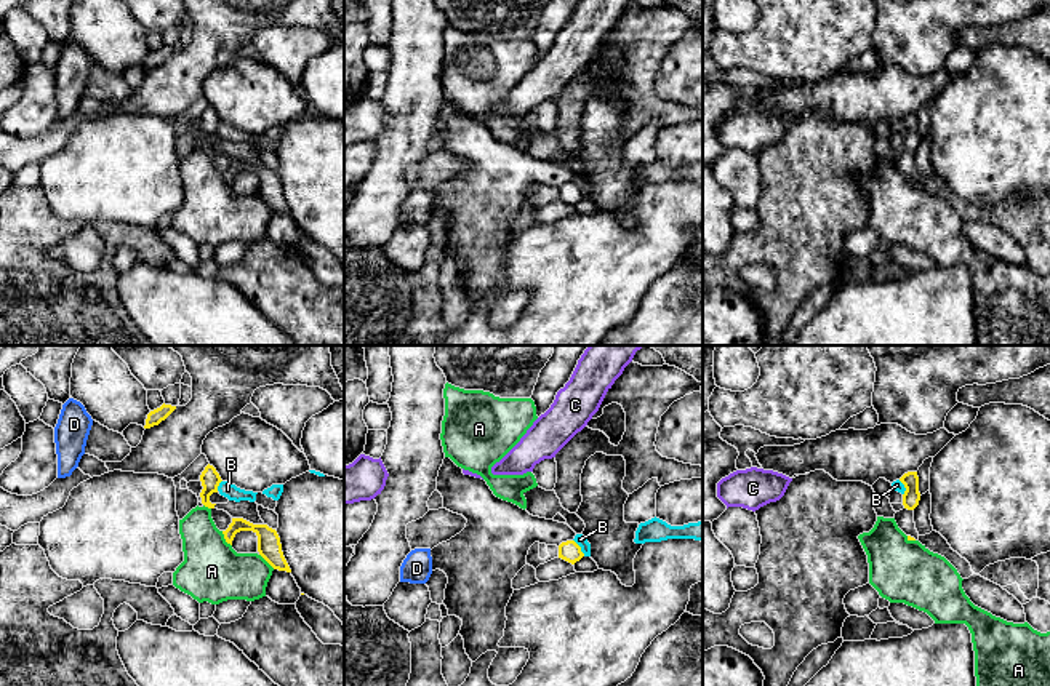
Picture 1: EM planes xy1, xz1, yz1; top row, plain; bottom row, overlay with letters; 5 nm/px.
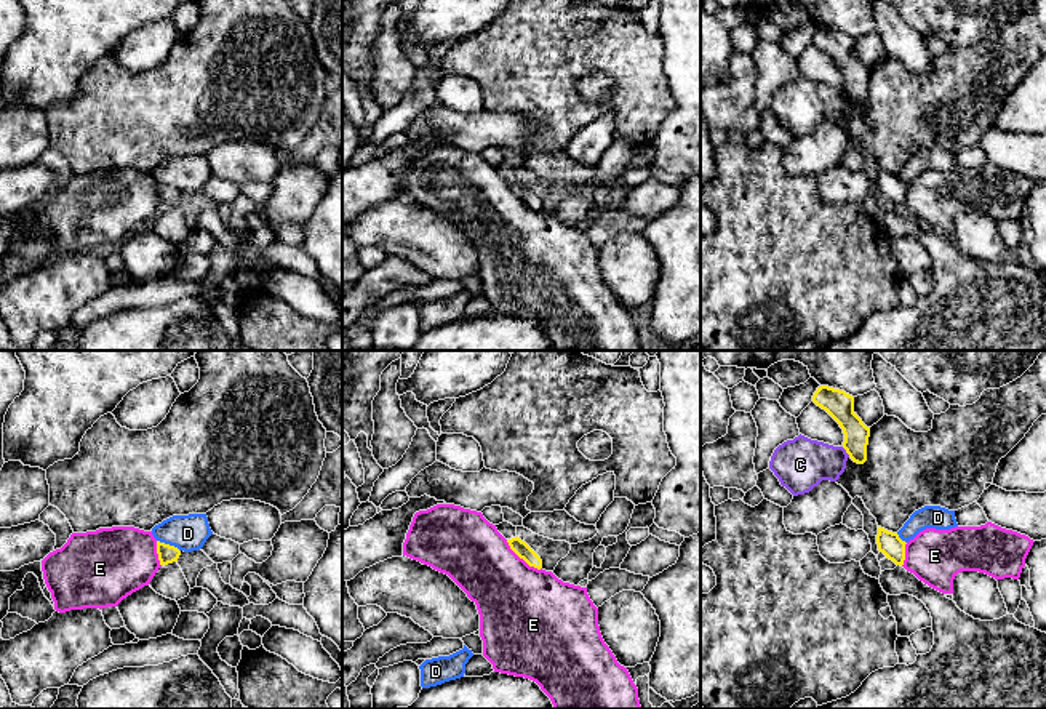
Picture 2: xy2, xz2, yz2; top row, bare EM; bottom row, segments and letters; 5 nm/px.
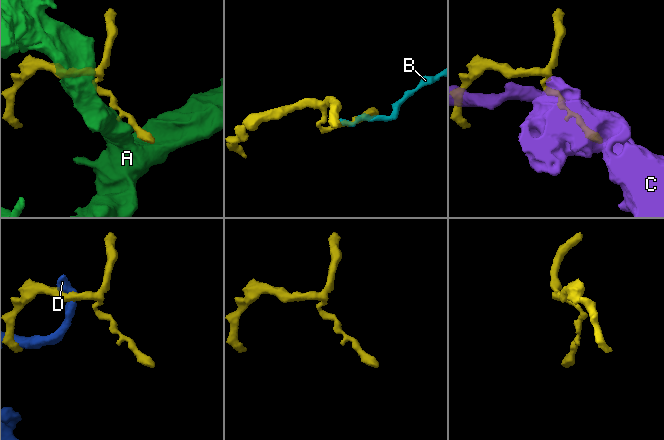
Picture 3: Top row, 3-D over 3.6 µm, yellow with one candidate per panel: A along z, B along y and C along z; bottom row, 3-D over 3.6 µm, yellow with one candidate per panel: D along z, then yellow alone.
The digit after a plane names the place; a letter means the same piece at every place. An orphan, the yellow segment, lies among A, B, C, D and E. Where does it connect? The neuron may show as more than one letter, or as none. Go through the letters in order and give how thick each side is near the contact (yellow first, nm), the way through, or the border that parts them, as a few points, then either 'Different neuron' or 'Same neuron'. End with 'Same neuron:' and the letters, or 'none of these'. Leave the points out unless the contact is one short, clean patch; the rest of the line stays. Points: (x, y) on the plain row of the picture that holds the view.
A: Thickness 120 nm (yellow) against 300 nm. Different neuron
B: Thickness 100 nm (yellow) against 60 nm. Boundary: xz1 (573, 181), (585, 197). Different neuron
C: Thickness 140 nm (yellow) against 260 nm. Boundary: yz2 (842, 88), (850, 98). Different neuron
D: Thickness 100 nm (yellow) against 180 nm. Different neuron
E: Thickness 80 nm (yellow) against 420 nm. Boundary: xz2 (506, 181), (530, 207), (541, 210). Different neuron
Same neuron: none of these

